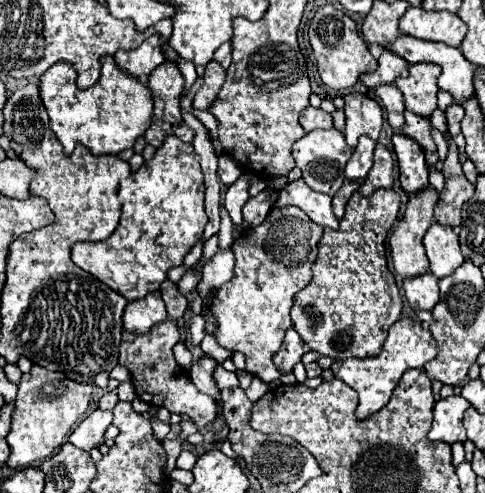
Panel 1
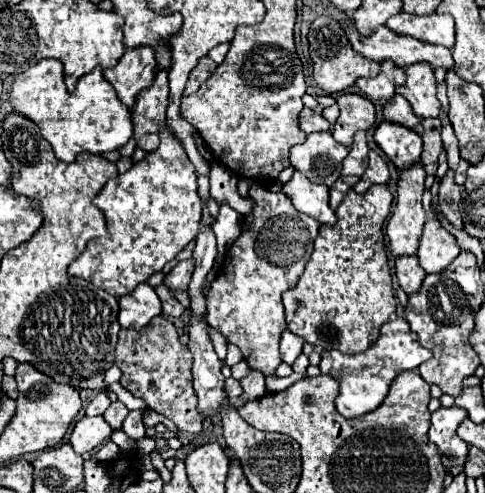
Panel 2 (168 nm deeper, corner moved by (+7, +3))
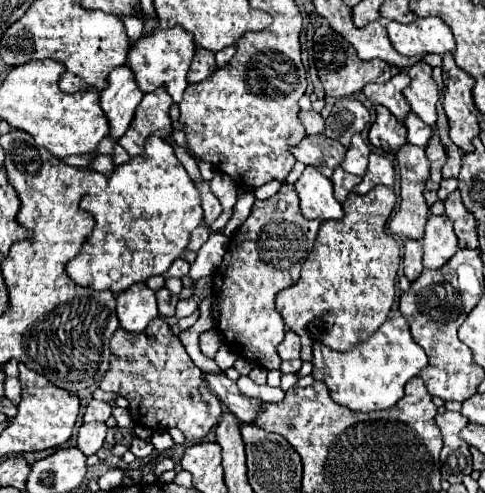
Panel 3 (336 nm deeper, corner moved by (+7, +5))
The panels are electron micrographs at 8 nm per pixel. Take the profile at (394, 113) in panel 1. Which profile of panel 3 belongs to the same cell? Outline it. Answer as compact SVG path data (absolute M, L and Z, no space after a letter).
M409 111L409 115L405 117L403 123L409 129L407 131L407 141L413 143L413 145L417 145L417 147L425 147L427 141L429 141L429 137L431 137L431 133L433 133L433 129L427 123L423 123L421 119L417 119L417 115L413 115L411 111Z

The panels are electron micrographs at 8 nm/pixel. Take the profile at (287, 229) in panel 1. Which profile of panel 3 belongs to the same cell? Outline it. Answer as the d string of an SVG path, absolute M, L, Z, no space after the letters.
M285 183L277 195L265 201L255 201L247 221L233 233L229 249L213 275L213 297L219 303L219 331L223 333L225 345L229 345L239 357L245 357L265 369L279 369L281 359L277 355L277 345L283 341L285 323L275 309L275 295L299 279L301 265L313 249L319 225L321 221L305 219L301 215L295 187Z

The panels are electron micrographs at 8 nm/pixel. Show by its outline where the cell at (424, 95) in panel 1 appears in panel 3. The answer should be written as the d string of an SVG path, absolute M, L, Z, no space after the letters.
M415 63L413 67L409 67L407 75L411 77L411 83L403 89L403 95L407 99L407 103L411 105L411 111L417 113L427 125L435 125L437 121L437 85L431 77L431 67L427 63Z

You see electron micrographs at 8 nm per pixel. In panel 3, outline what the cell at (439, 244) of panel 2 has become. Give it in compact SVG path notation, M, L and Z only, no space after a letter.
M429 215L425 225L423 243L423 267L439 269L443 267L453 253L457 253L457 237L453 233L453 223L447 215Z

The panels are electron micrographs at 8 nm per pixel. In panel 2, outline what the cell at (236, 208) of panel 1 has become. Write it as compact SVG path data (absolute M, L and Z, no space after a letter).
M221 205L219 215L213 223L213 231L217 237L217 261L219 261L219 257L223 257L229 251L229 245L233 245L233 241L241 233L239 213L233 211L229 205Z

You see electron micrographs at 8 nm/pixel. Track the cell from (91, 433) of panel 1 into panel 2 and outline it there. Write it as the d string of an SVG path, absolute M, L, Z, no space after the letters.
M97 415L94 417L83 417L75 423L75 429L71 433L71 445L73 449L83 455L83 453L91 453L93 449L97 449L105 439L109 439L109 435L113 433L113 429L105 421L104 417Z

